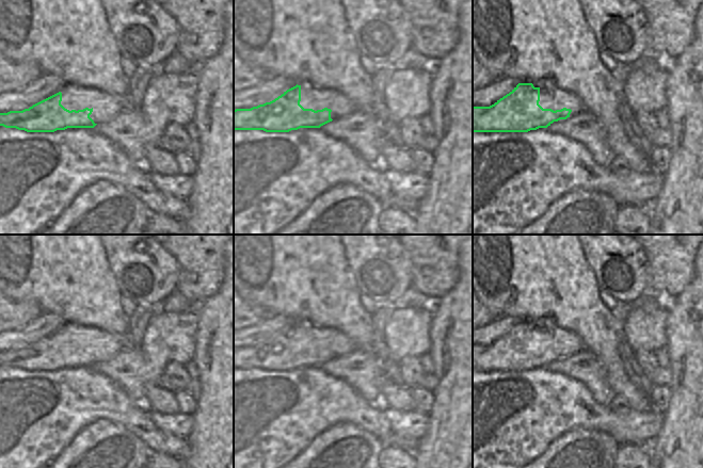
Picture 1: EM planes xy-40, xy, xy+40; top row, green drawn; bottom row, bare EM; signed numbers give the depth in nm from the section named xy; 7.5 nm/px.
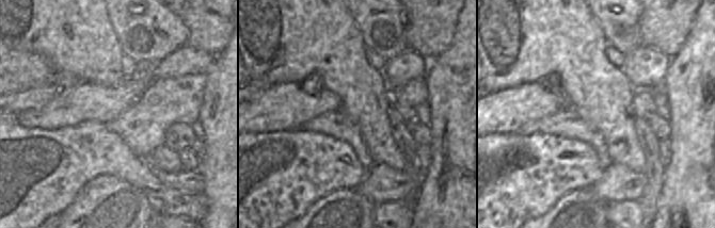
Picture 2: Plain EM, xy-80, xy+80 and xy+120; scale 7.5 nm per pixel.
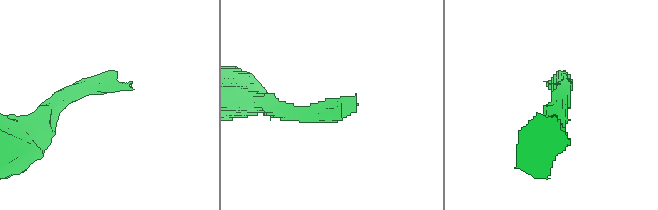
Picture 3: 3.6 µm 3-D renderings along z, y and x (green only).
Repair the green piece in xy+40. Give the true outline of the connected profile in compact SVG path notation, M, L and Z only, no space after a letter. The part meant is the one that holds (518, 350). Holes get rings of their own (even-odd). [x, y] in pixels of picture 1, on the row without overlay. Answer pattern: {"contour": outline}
{"contour": "M518 322L509 333L490 345L473 345L473 371L528 371L547 367L554 360L566 358L571 348L543 348L540 343L540 326L532 322Z"}

